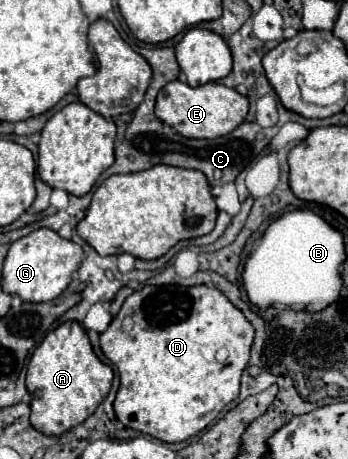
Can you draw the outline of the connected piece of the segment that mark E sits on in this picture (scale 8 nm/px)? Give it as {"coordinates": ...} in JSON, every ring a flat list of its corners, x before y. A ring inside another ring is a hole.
{"coordinates":[[170,81,156,97,156,117,190,139,214,139,228,135,246,119,246,115,248,99,222,83,190,87,182,81]]}

